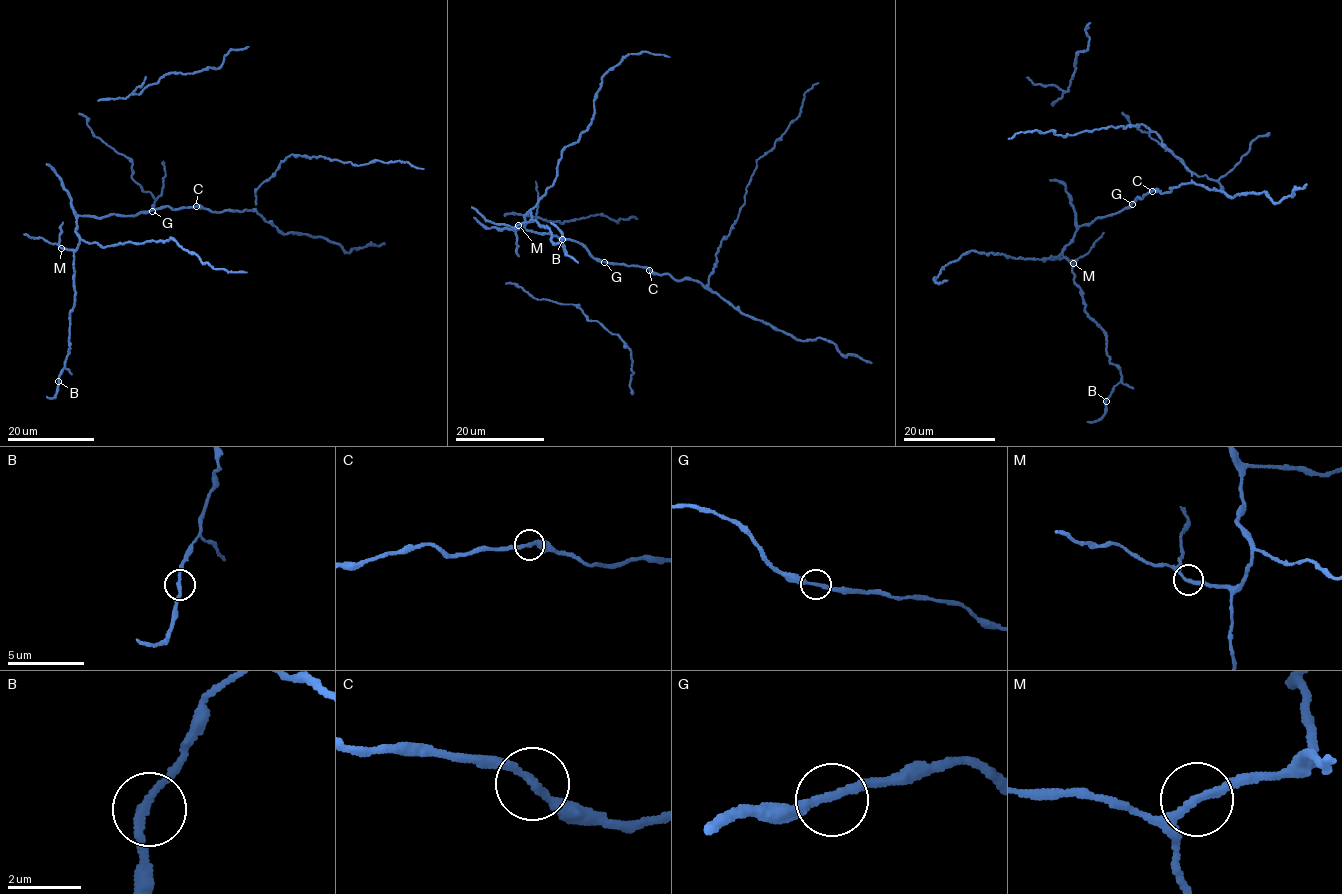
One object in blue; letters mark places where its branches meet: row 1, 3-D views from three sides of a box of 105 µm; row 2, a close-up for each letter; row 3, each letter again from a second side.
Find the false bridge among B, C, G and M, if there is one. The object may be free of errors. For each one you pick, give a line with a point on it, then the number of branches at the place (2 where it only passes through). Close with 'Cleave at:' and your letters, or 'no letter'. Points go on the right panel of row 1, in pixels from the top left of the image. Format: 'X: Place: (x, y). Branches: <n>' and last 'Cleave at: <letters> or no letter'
Cleave at: no letter

